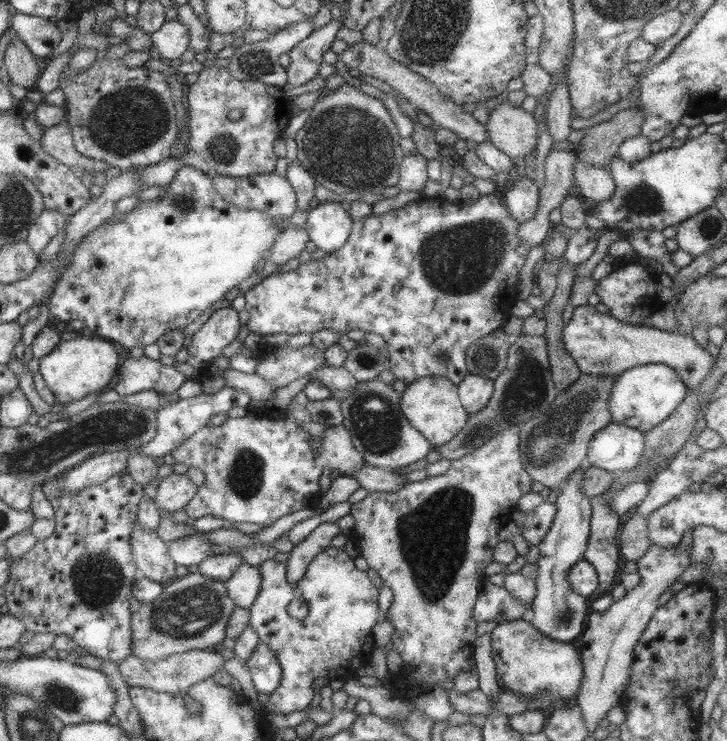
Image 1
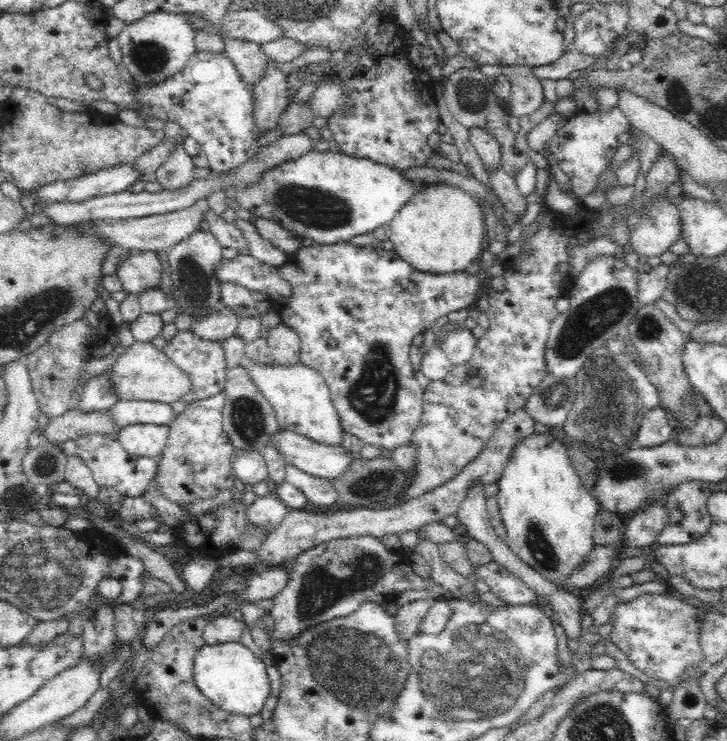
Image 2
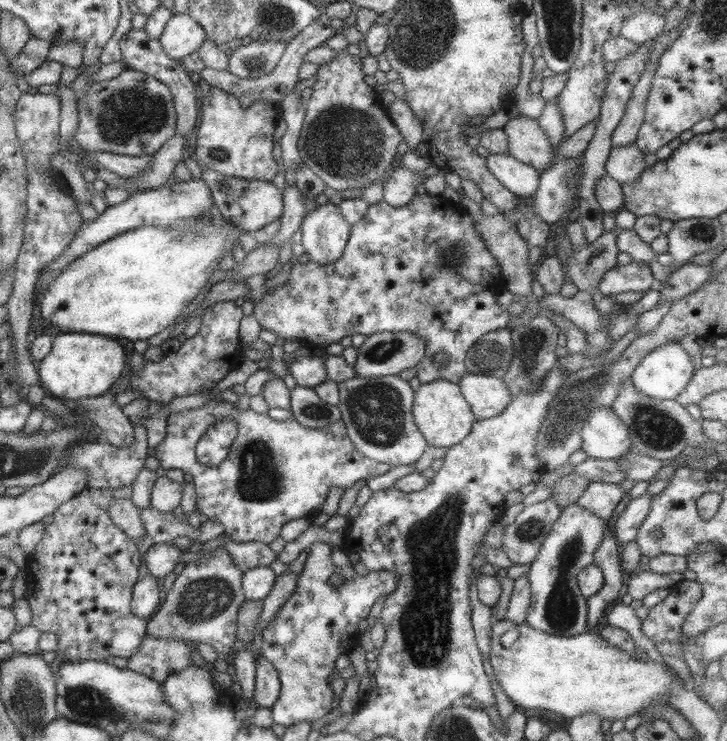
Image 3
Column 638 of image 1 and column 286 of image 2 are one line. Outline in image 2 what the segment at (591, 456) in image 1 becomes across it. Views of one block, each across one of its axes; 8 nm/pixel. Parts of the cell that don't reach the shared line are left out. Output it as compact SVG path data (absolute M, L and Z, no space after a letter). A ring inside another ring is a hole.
M280 430L270 443L281 452L287 464L319 479L339 479L354 462L352 452L342 445L316 442L294 431Z

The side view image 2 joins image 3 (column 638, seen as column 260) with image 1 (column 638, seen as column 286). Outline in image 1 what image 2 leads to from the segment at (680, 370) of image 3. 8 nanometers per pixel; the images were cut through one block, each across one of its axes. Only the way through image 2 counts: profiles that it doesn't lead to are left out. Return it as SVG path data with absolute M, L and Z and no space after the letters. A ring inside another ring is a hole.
M643 364L623 370L614 378L607 399L609 423L624 424L645 433L665 420L688 393L677 373L666 364Z

